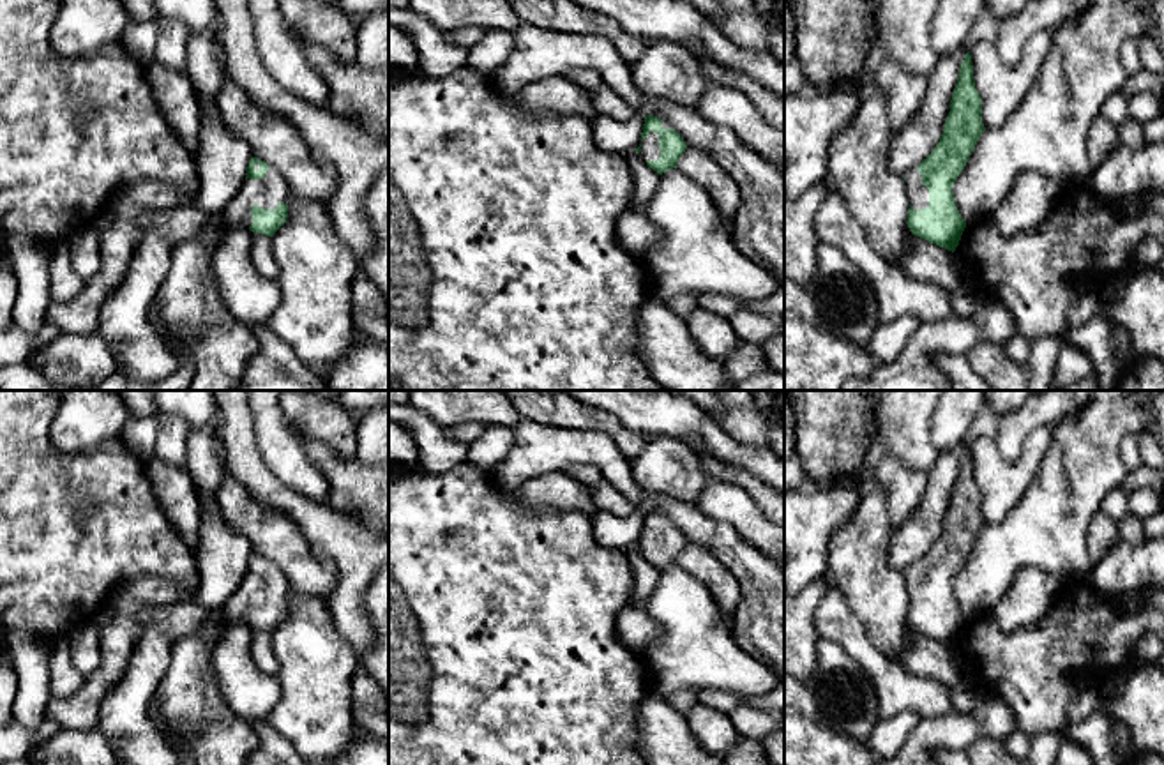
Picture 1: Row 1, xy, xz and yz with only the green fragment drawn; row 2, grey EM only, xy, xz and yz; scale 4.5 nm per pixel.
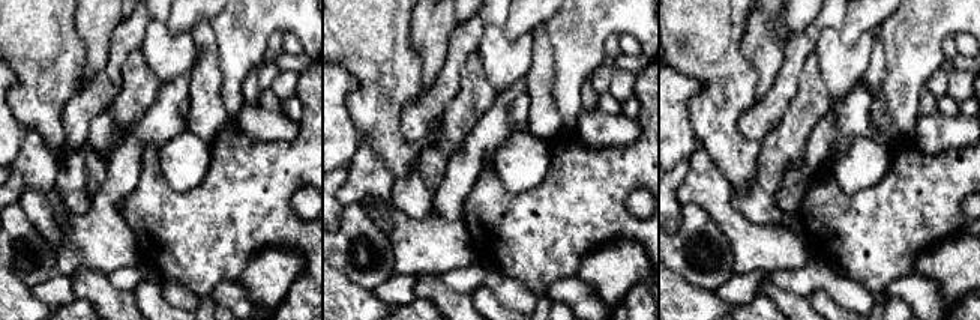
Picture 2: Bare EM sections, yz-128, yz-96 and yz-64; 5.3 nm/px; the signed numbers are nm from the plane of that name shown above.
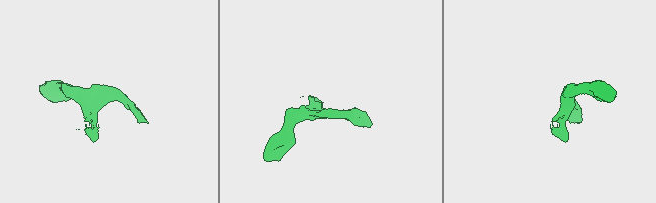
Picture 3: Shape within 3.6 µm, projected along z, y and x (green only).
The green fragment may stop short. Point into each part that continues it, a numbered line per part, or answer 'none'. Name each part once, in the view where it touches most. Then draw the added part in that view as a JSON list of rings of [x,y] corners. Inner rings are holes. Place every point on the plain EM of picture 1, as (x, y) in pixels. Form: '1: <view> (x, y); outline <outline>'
1: xz (650, 546); outline [[[650,526],[646,530],[646,534],[643,537],[639,537],[641,541],[641,555],[643,557],[657,557],[661,553],[661,546],[659,546],[659,530]]]

